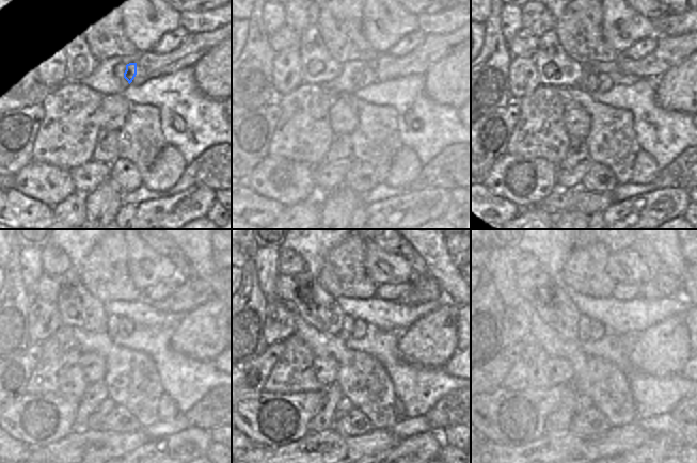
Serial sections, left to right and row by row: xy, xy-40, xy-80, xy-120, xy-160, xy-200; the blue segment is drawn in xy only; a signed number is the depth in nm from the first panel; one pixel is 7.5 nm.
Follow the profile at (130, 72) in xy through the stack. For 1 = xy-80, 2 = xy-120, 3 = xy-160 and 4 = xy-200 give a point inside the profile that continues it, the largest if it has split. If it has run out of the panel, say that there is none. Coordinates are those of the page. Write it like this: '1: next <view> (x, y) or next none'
1: next xy-80 (602, 82)
2: next xy-120 (122, 325)
3: next xy-160 (357, 328)
4: next xy-200 (587, 329)

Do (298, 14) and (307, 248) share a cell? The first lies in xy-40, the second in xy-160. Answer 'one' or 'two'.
two

